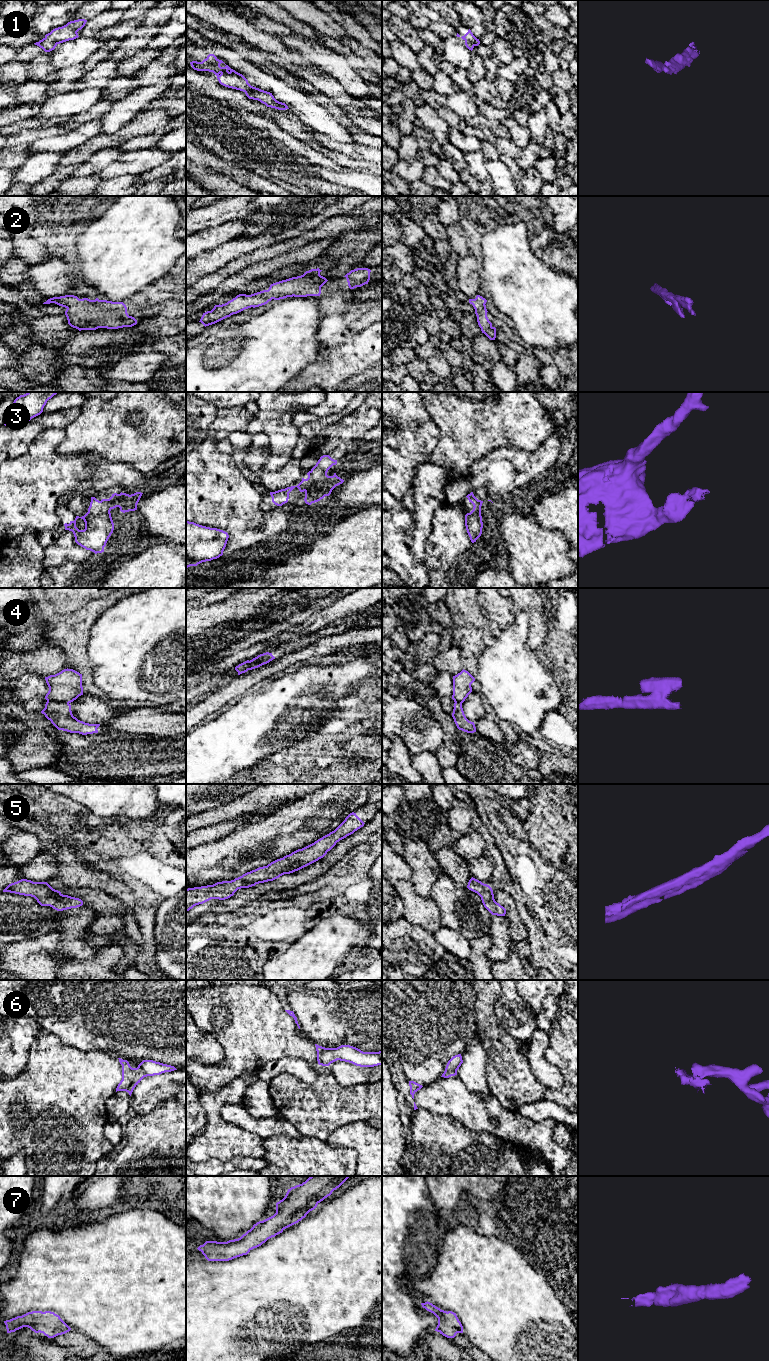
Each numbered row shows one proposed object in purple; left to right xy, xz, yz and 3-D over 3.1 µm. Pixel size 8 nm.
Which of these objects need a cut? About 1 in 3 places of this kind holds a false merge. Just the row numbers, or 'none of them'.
4

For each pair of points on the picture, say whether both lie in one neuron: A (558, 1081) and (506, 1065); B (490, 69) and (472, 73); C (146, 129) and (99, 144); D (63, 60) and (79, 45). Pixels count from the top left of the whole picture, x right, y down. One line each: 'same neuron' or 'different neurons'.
A: different neurons
B: same neuron
C: same neuron
D: same neuron

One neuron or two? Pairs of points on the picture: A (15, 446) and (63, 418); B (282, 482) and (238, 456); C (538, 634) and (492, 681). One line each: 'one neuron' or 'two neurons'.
A: one neuron
B: one neuron
C: two neurons

